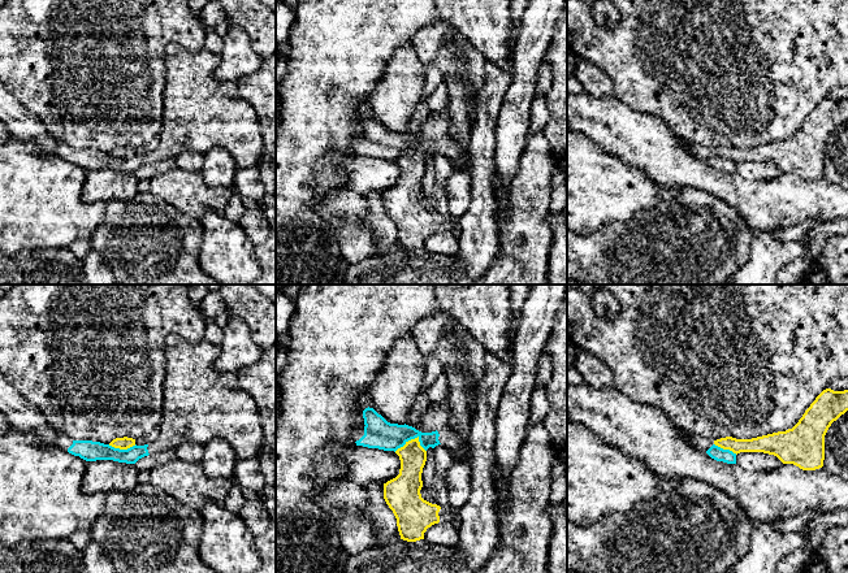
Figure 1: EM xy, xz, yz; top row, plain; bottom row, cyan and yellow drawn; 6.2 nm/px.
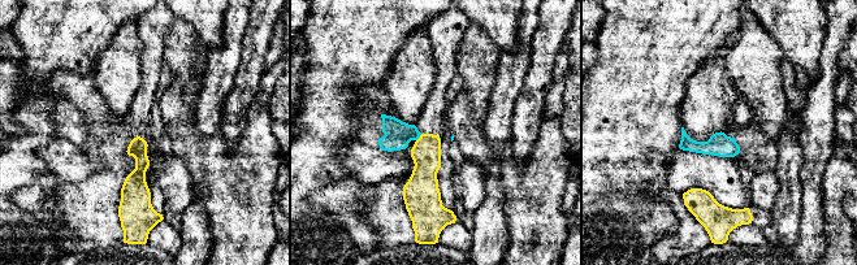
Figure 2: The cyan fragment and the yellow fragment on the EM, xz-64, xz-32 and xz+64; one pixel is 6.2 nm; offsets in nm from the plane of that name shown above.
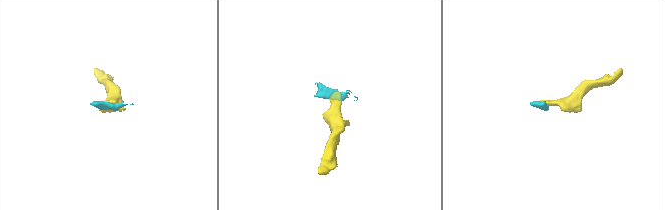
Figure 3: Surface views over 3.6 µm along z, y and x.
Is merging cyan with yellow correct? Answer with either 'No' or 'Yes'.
No

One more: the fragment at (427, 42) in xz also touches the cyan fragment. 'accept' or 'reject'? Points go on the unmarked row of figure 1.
reject

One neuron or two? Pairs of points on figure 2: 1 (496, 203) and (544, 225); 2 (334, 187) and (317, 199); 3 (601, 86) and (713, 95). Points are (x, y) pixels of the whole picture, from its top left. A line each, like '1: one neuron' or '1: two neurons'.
1: two neurons
2: one neuron
3: two neurons

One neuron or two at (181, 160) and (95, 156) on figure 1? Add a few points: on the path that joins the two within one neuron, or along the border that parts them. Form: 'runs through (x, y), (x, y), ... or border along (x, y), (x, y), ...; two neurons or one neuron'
border along (203, 152), (184, 151), (174, 157); two neurons

